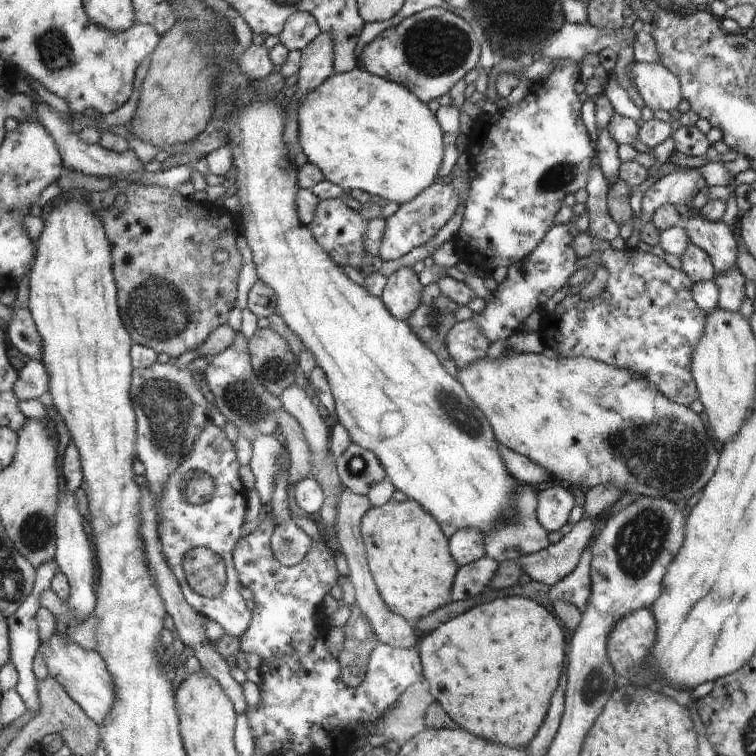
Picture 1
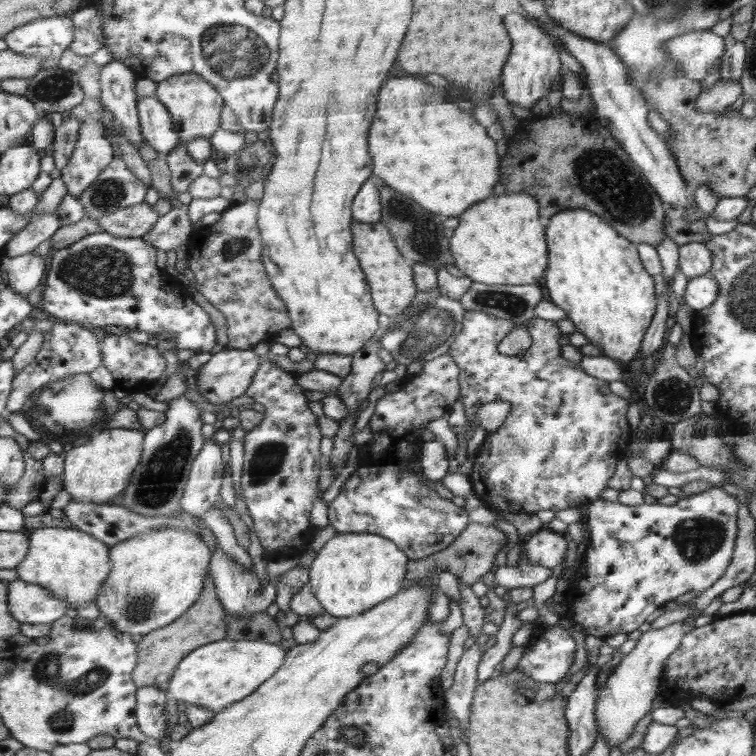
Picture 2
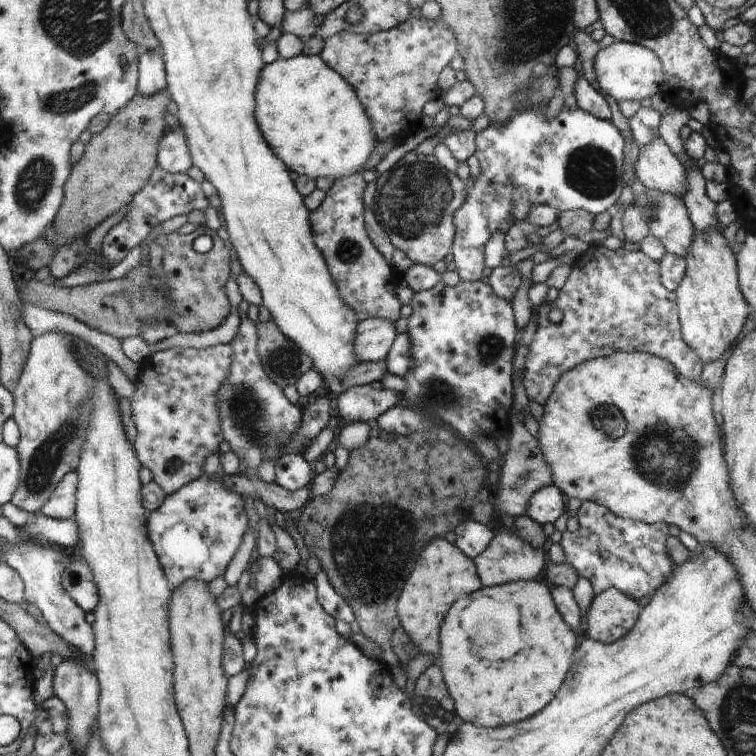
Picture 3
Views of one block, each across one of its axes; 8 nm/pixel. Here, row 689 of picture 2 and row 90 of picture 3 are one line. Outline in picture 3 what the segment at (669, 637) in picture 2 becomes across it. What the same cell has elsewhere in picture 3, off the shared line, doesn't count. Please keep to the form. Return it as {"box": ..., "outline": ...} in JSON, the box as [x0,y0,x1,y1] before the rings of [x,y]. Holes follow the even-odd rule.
{"box":[594,41,664,102],"outline":[[[614,41],[595,57],[594,71],[600,92],[615,102],[641,101],[660,92],[664,80],[661,61],[647,47],[635,43]]]}

